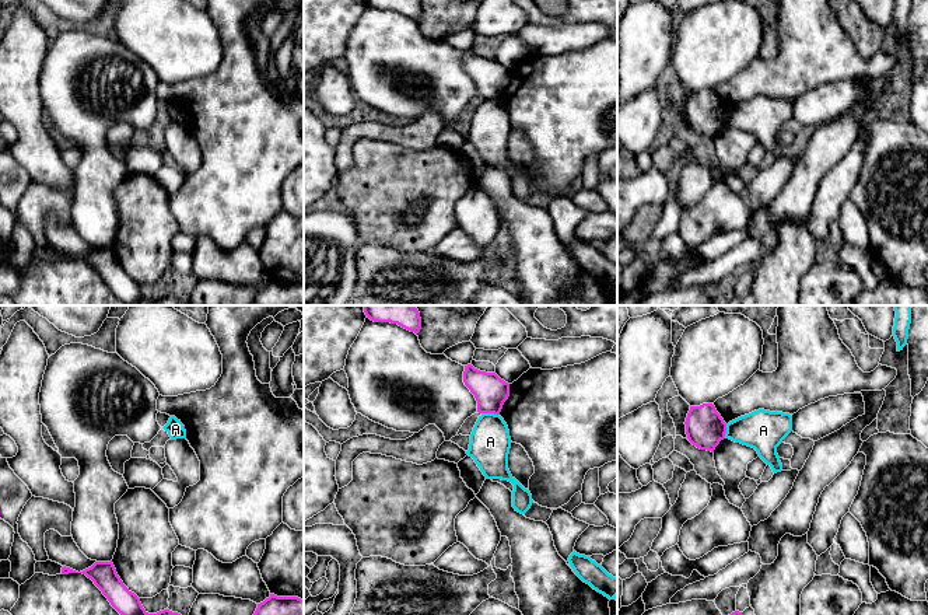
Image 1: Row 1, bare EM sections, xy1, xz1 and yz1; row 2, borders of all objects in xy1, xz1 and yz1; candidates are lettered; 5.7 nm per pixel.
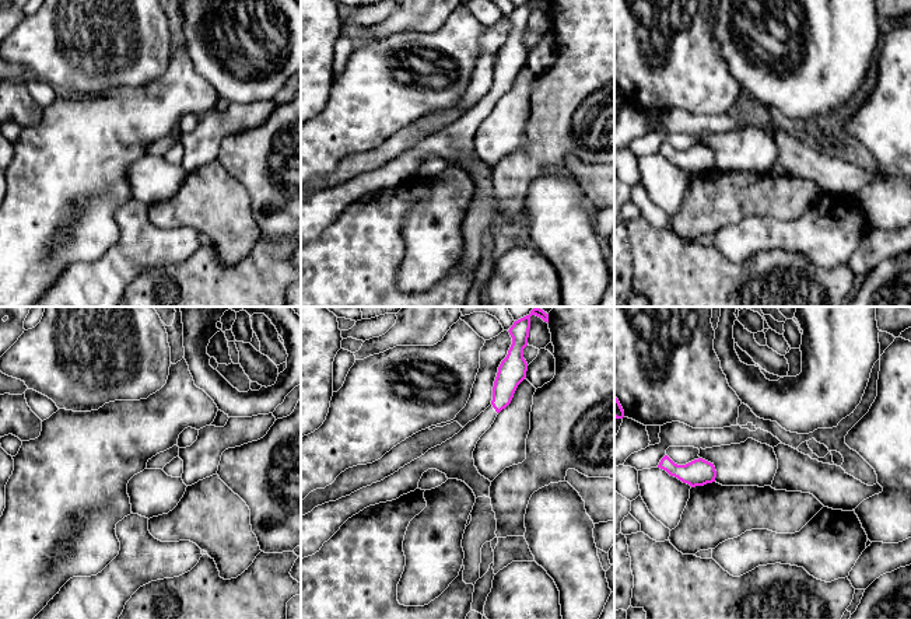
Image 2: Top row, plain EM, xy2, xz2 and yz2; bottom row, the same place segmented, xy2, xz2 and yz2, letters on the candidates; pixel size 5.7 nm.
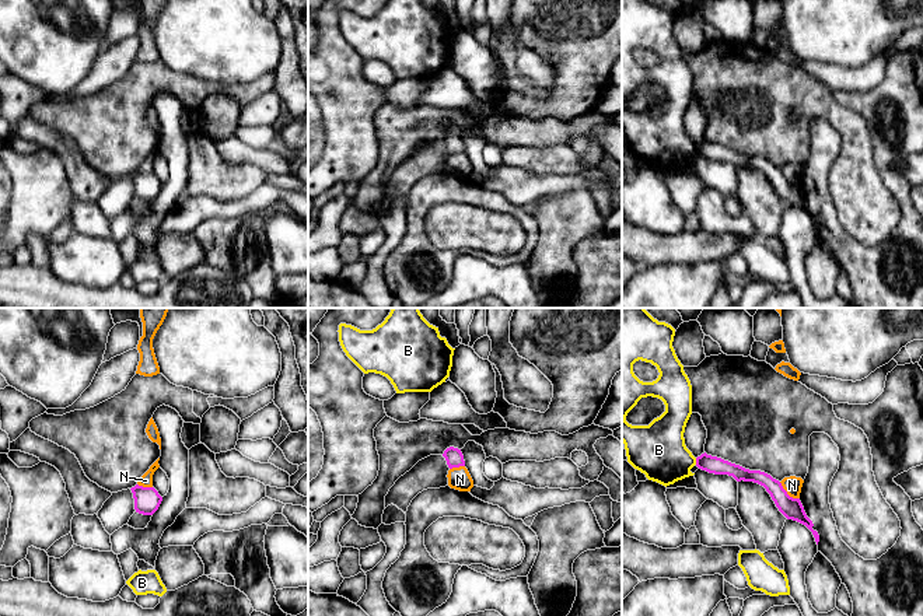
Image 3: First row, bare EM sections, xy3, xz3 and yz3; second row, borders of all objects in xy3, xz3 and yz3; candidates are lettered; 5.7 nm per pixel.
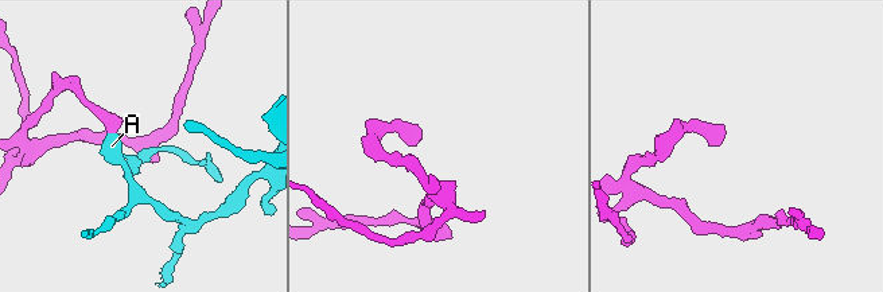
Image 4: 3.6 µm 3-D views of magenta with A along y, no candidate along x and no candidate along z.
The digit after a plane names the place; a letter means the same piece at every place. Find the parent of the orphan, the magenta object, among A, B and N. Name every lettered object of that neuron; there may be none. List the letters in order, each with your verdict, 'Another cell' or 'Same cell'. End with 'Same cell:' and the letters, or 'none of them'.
A: Another cell
B: Another cell
N: Another cell
Same cell: none of them

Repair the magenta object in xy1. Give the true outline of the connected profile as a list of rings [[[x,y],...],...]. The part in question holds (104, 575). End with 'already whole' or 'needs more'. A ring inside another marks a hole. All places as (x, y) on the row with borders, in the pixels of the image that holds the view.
[[[112,560],[95,562],[91,567],[80,573],[85,574],[94,581],[94,584],[102,591],[111,605],[120,615],[181,615],[169,609],[164,609],[157,614],[148,614],[143,608],[140,598],[123,584]]]; already whole

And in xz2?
[[[533,307],[529,315],[518,319],[509,328],[512,345],[501,361],[493,387],[491,405],[458,434],[441,445],[428,450],[420,458],[400,468],[381,482],[362,487],[350,496],[315,507],[301,517],[301,559],[320,550],[340,527],[353,515],[369,506],[399,499],[414,492],[424,472],[437,469],[448,479],[465,482],[477,497],[488,497],[491,482],[481,476],[474,466],[473,451],[480,437],[491,427],[497,415],[505,409],[526,378],[528,363],[523,349],[528,346],[530,317],[536,315],[549,324],[549,314]]]; needs more

